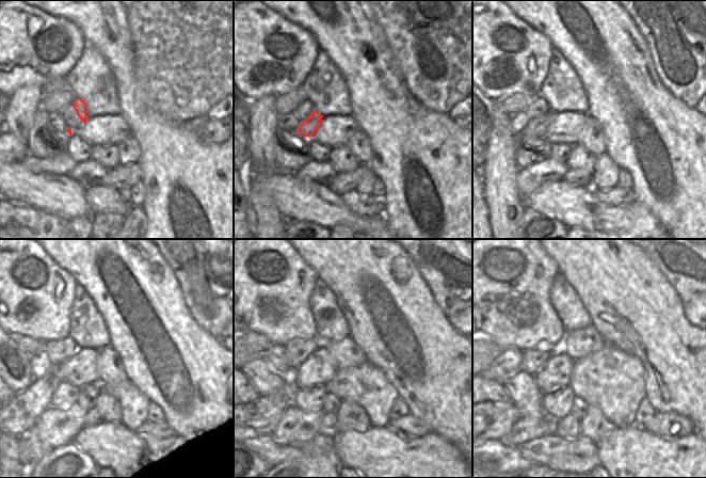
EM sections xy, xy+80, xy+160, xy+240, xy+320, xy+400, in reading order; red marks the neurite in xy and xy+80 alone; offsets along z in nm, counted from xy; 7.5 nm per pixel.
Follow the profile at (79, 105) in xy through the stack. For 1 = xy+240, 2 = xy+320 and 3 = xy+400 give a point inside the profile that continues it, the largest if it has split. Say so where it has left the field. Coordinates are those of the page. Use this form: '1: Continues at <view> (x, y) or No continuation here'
1: Continues at xy+240 (21, 413)
2: Continues at xy+320 (259, 417)
3: Continues at xy+400 (494, 419).

